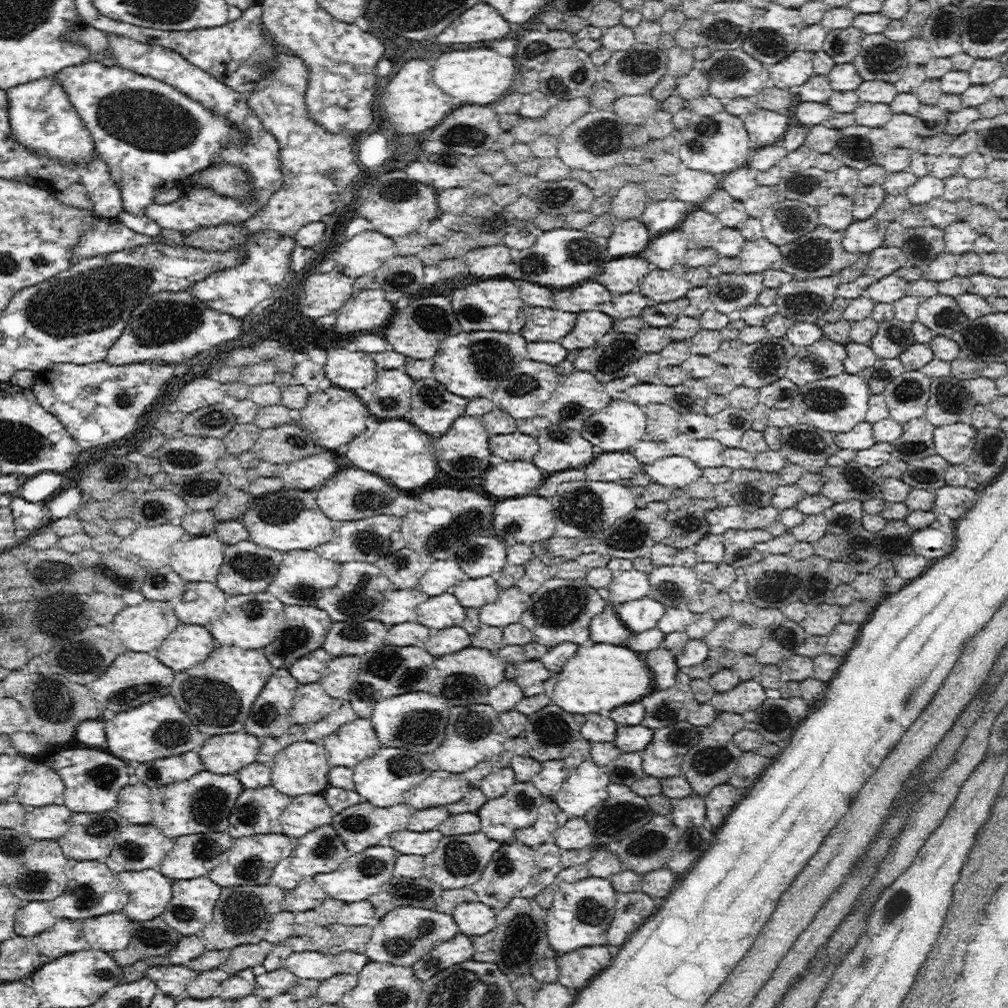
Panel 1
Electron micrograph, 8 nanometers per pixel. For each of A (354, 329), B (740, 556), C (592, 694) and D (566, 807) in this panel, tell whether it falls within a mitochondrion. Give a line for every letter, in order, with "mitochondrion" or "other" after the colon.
A: other
B: other
C: other
D: other

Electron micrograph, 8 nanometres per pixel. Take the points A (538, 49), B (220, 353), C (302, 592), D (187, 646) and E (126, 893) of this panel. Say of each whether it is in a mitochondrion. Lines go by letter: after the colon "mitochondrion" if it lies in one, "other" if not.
A: mitochondrion
B: other
C: mitochondrion
D: other
E: other

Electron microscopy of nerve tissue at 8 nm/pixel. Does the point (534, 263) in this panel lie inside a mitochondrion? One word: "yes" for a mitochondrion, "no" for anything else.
yes

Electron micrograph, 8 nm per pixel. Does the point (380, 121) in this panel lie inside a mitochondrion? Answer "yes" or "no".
no

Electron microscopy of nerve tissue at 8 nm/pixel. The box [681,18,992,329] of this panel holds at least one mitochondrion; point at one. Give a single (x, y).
(810, 254)

